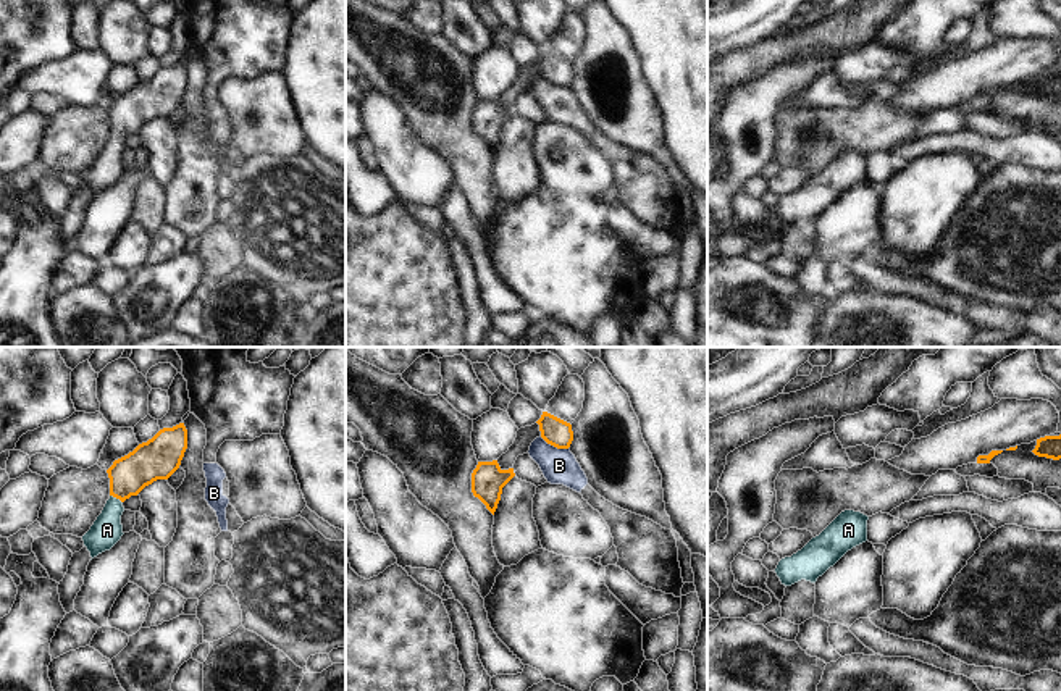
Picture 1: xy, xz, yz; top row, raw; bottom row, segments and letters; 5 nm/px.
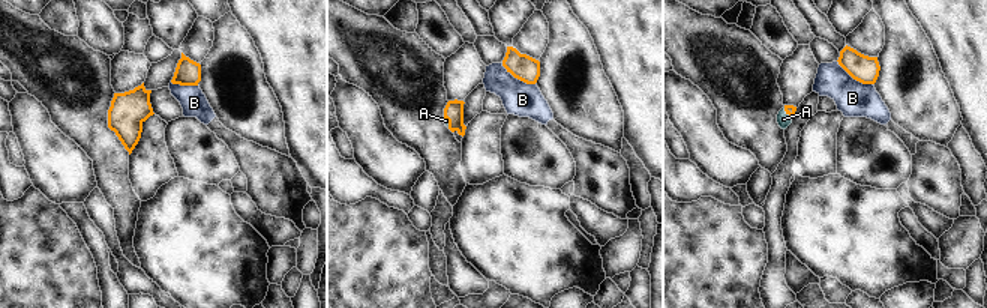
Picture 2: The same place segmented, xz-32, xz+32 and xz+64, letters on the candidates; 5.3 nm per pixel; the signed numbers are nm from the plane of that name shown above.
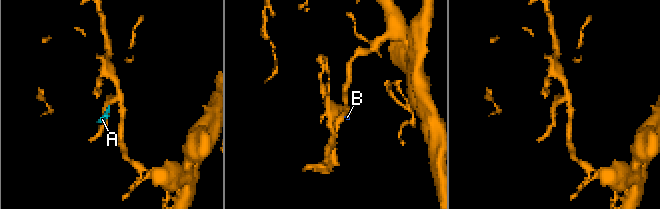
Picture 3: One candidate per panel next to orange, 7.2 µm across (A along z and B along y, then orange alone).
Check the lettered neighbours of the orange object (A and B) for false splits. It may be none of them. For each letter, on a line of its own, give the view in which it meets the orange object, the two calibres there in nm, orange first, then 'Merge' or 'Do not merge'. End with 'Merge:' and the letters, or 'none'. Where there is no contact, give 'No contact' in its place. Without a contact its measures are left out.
A: Touches orange in xy. Thickness 200 nm (orange) against 160 nm. Merge
B: Touches orange in xz. Thickness 140 nm (orange) against 180 nm. Do not merge
Merge: A

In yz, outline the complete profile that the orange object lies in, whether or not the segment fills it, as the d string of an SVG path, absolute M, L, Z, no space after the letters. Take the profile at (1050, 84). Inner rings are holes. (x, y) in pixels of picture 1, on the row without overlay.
M1061 73L1045 74L1037 77L1037 84L1032 90L1038 95L1059 98L1061 97Z

